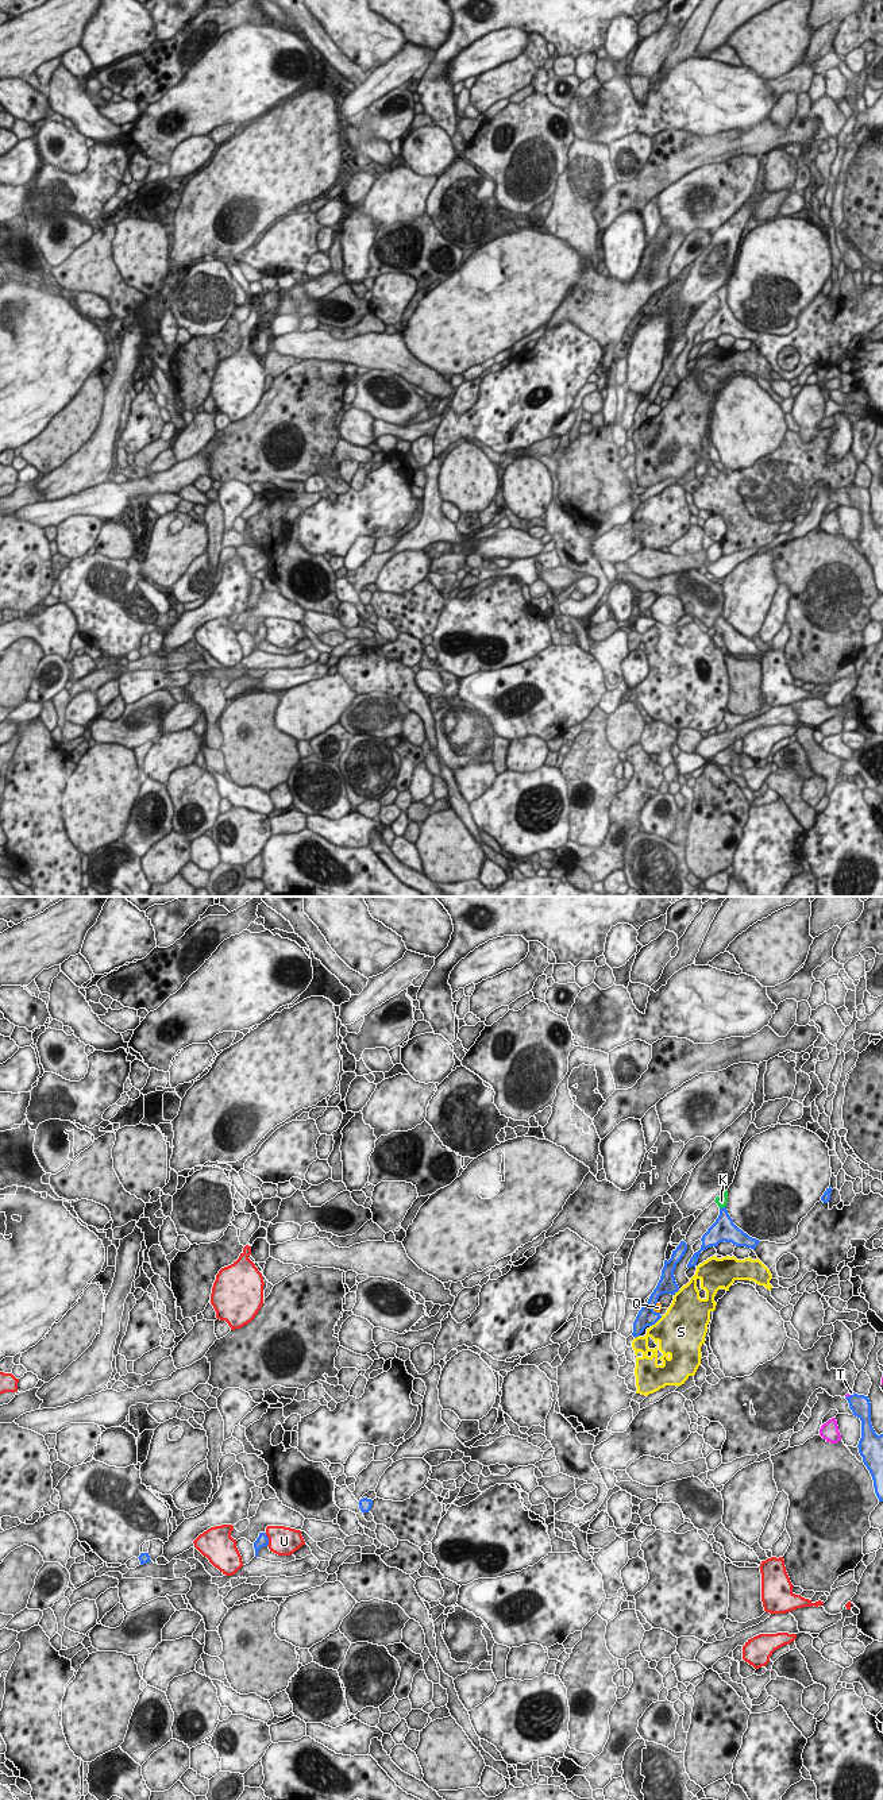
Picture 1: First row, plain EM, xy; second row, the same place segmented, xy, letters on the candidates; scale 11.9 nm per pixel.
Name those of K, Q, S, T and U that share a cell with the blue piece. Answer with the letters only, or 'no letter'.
K

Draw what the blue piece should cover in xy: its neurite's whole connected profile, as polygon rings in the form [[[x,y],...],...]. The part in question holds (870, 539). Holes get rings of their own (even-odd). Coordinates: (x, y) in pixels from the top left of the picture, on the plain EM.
[[[852,486],[845,490],[852,502],[852,508],[861,513],[861,531],[859,533],[859,546],[869,563],[875,586],[879,594],[883,594],[883,527],[878,528],[871,516],[871,496],[868,489]]]

